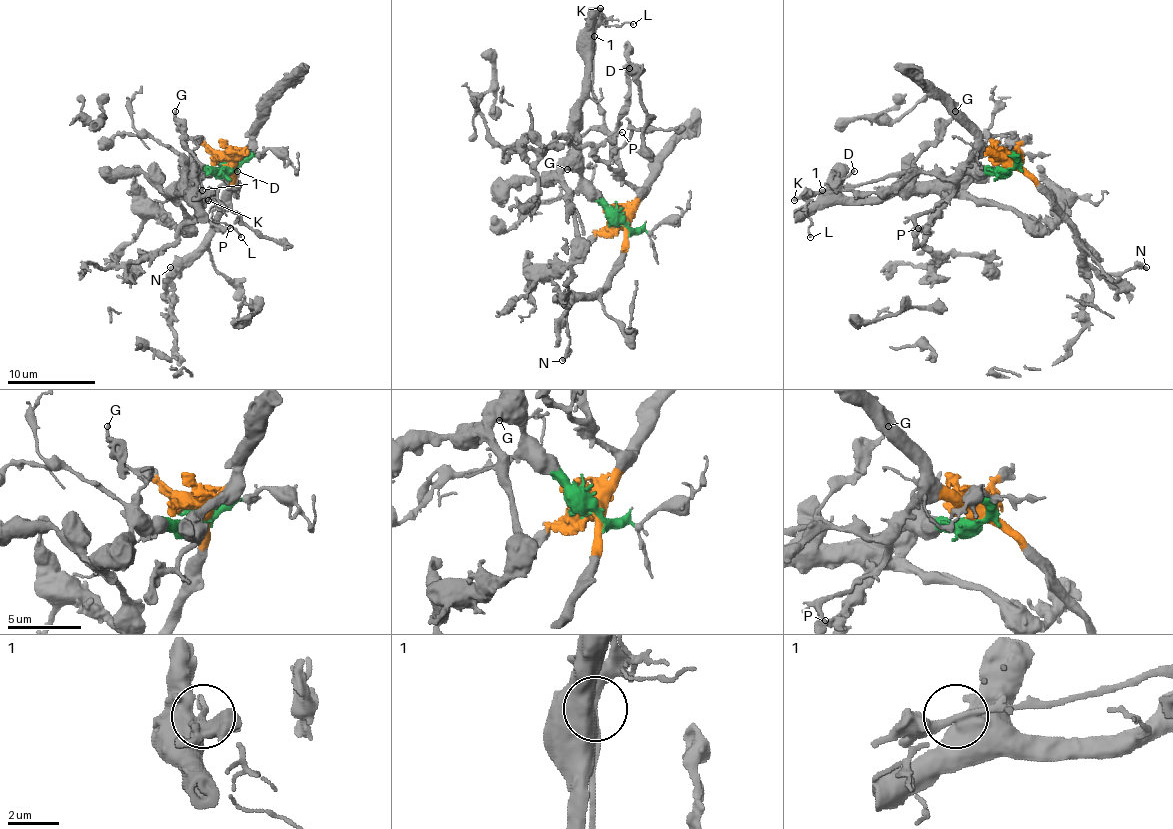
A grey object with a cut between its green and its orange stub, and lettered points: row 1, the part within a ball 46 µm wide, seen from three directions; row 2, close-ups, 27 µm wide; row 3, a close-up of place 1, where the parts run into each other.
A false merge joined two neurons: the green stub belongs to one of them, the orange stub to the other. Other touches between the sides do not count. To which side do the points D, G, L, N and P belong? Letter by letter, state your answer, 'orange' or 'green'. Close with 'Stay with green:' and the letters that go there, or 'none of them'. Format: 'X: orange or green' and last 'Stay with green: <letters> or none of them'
D: orange
G: orange
L: green
N: orange
P: orange
Stay with green: L

